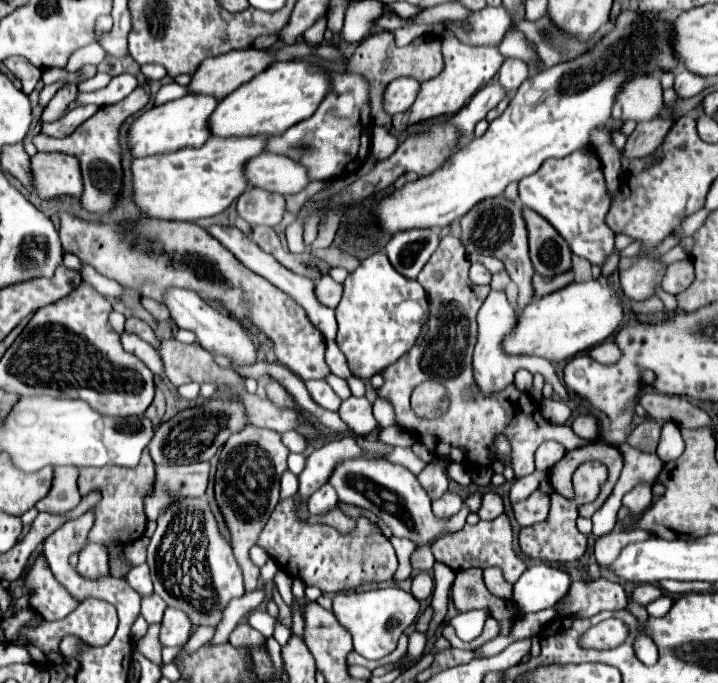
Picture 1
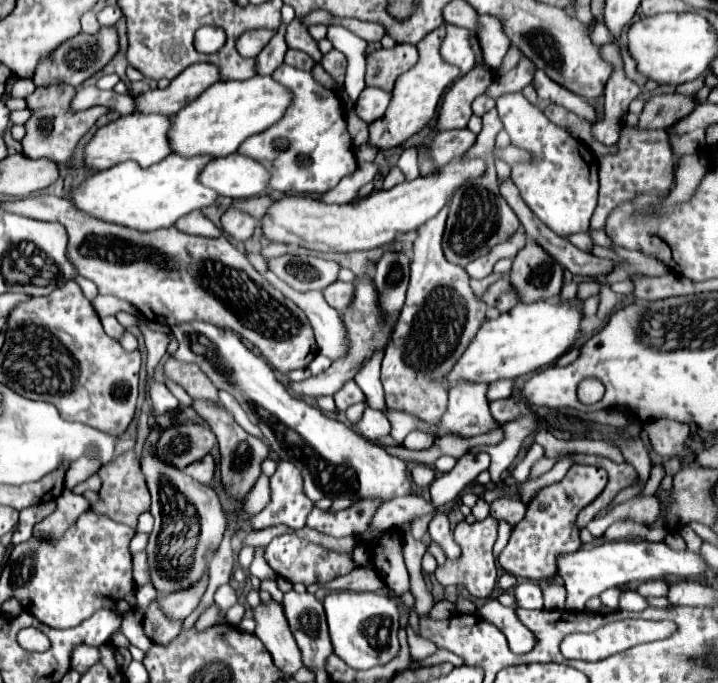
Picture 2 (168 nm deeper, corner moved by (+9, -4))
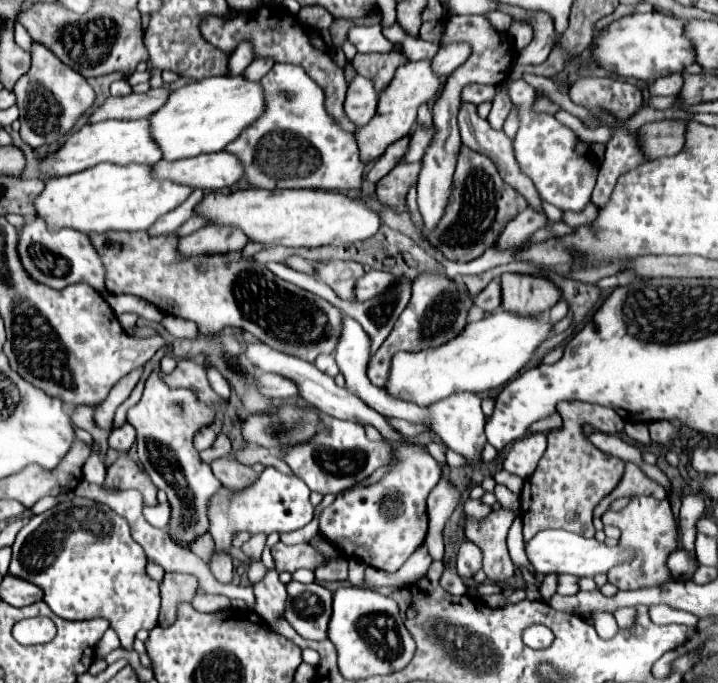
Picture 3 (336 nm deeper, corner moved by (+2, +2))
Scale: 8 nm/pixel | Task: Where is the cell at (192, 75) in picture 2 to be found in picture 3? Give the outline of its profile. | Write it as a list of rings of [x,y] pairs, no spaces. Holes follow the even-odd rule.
[[[151,88],[145,94],[129,94],[129,96],[119,96],[113,98],[109,96],[91,116],[89,116],[89,124],[101,122],[101,120],[139,120],[139,118],[147,118],[149,114],[153,114],[153,110],[157,110],[165,98],[169,96],[169,88]]]

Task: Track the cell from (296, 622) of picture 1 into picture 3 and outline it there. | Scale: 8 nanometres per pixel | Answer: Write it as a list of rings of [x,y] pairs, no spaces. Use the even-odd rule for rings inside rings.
[[[260,533],[252,535],[252,537],[243,544],[242,551],[247,557],[255,558],[255,560],[261,560],[262,550],[266,544],[267,535]]]

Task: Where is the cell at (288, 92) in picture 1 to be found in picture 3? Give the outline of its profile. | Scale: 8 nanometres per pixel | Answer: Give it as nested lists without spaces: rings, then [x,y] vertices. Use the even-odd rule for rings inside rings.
[[[243,76],[235,78],[205,78],[189,82],[167,96],[167,102],[147,116],[153,142],[159,146],[165,160],[193,158],[199,154],[221,152],[229,142],[255,122],[265,110],[263,90],[259,82],[249,82]]]

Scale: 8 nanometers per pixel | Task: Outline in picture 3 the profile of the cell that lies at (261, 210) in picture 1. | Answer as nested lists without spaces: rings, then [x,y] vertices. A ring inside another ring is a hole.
[[[203,226],[193,234],[181,238],[177,250],[181,258],[191,258],[191,256],[203,256],[203,254],[241,252],[245,244],[247,244],[247,238],[245,234],[241,234],[241,230]]]

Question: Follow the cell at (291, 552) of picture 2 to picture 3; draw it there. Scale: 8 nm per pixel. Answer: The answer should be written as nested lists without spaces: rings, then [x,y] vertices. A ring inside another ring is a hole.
[[[277,542],[271,548],[271,554],[277,572],[295,572],[299,568],[315,570],[321,562],[325,562],[325,558],[321,558],[309,544],[287,546],[283,542]]]

